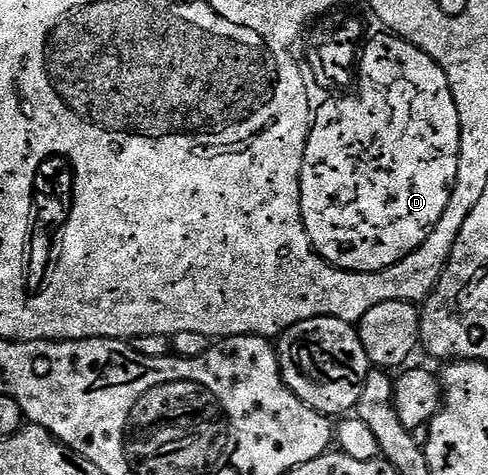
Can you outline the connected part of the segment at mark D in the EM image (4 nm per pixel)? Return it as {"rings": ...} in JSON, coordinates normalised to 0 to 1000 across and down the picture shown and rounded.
{"rings":[[[777,80],[752,103],[744,131],[742,181],[734,198],[711,206],[705,215],[682,215],[662,223],[654,240],[652,263],[637,288],[637,305],[629,314],[627,358],[621,362],[621,400],[617,404],[617,455],[625,472],[625,488],[633,497],[637,518],[662,545],[693,568],[721,568],[734,577],[770,577],[775,568],[814,556],[830,539],[838,539],[887,488],[895,463],[904,463],[904,446],[920,429],[924,398],[936,371],[936,337],[941,335],[941,246],[936,219],[928,211],[928,194],[918,173],[908,173],[908,156],[867,122],[867,114],[850,114],[850,97],[822,82],[801,88],[801,80]]]}

